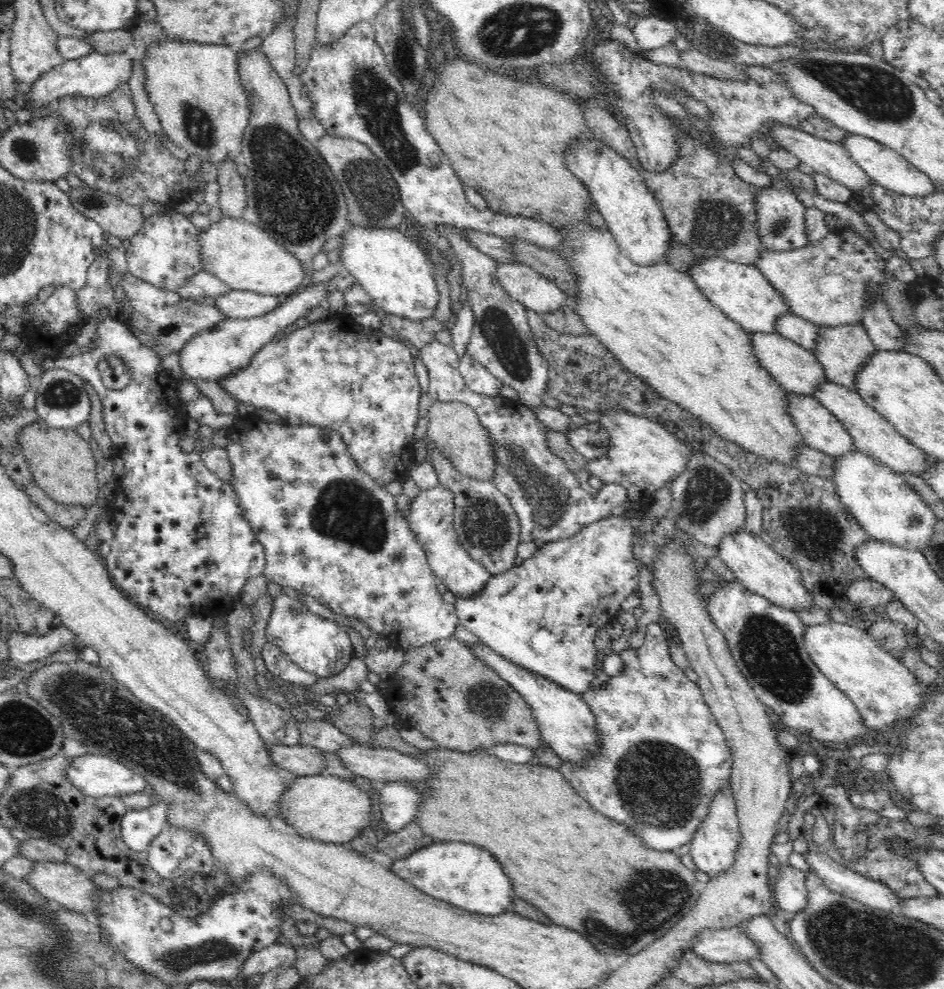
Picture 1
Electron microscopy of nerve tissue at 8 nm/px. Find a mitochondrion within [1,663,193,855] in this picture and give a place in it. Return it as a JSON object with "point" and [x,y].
{"point":[40,810]}

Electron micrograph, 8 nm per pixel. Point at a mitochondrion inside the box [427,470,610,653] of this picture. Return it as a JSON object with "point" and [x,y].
{"point":[485,527]}

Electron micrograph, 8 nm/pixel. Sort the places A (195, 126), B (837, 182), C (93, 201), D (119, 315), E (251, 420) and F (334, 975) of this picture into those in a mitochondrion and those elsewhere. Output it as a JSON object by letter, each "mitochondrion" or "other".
{"A":"mitochondrion","B":"other","C":"mitochondrion","D":"other","E":"other","F":"other"}

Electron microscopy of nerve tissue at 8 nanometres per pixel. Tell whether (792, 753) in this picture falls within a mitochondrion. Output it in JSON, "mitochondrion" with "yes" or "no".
{"mitochondrion":"no"}

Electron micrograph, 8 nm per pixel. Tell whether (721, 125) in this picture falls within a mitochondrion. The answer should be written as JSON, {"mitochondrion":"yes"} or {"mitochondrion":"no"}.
{"mitochondrion":"no"}

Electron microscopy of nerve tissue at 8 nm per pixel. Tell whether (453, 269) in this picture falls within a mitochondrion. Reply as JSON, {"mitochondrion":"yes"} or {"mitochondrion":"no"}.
{"mitochondrion":"no"}

